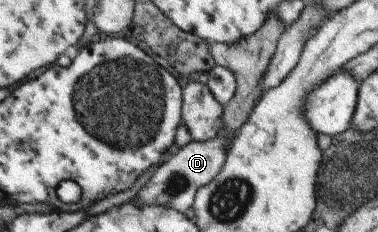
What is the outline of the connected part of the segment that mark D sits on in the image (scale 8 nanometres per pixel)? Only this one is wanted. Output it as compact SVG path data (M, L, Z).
M222 126L212 138L204 142L190 141L154 170L148 182L138 190L133 199L137 203L162 205L172 207L179 213L186 212L193 203L195 192L220 172L228 147L227 132L222 129Z

